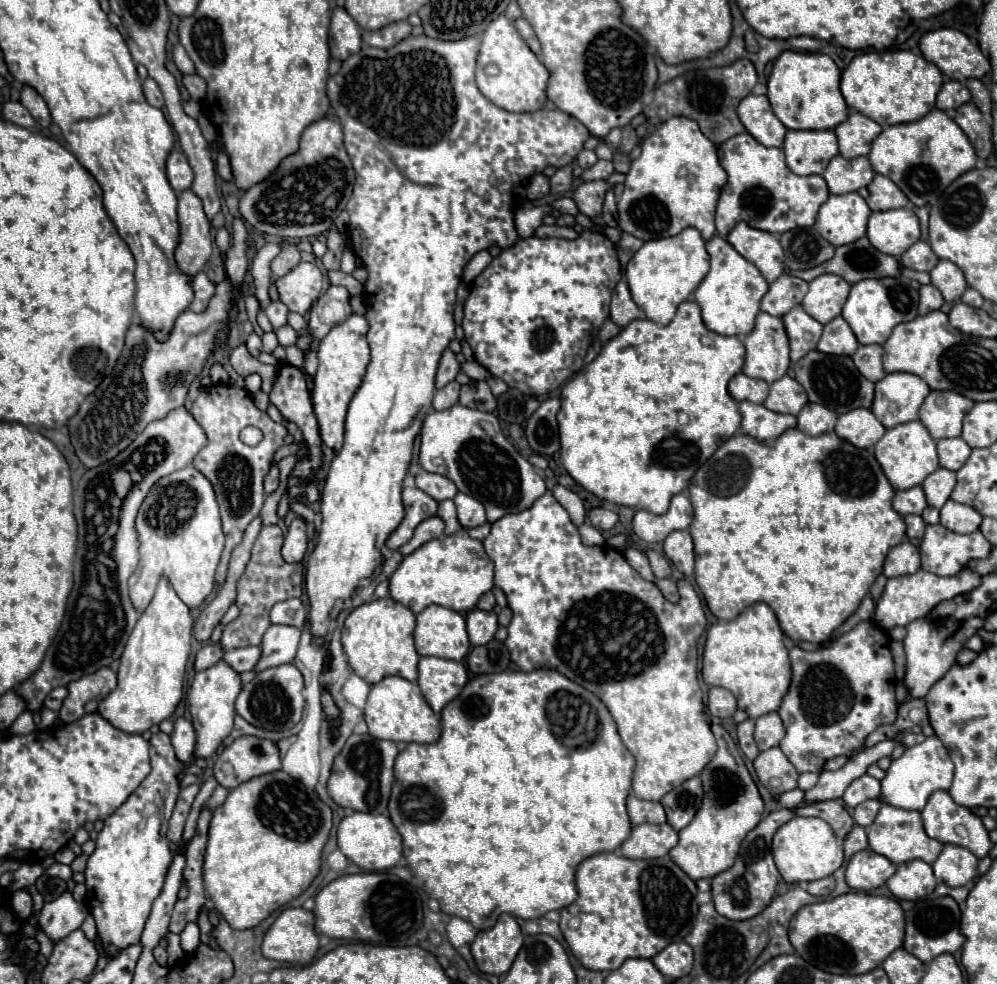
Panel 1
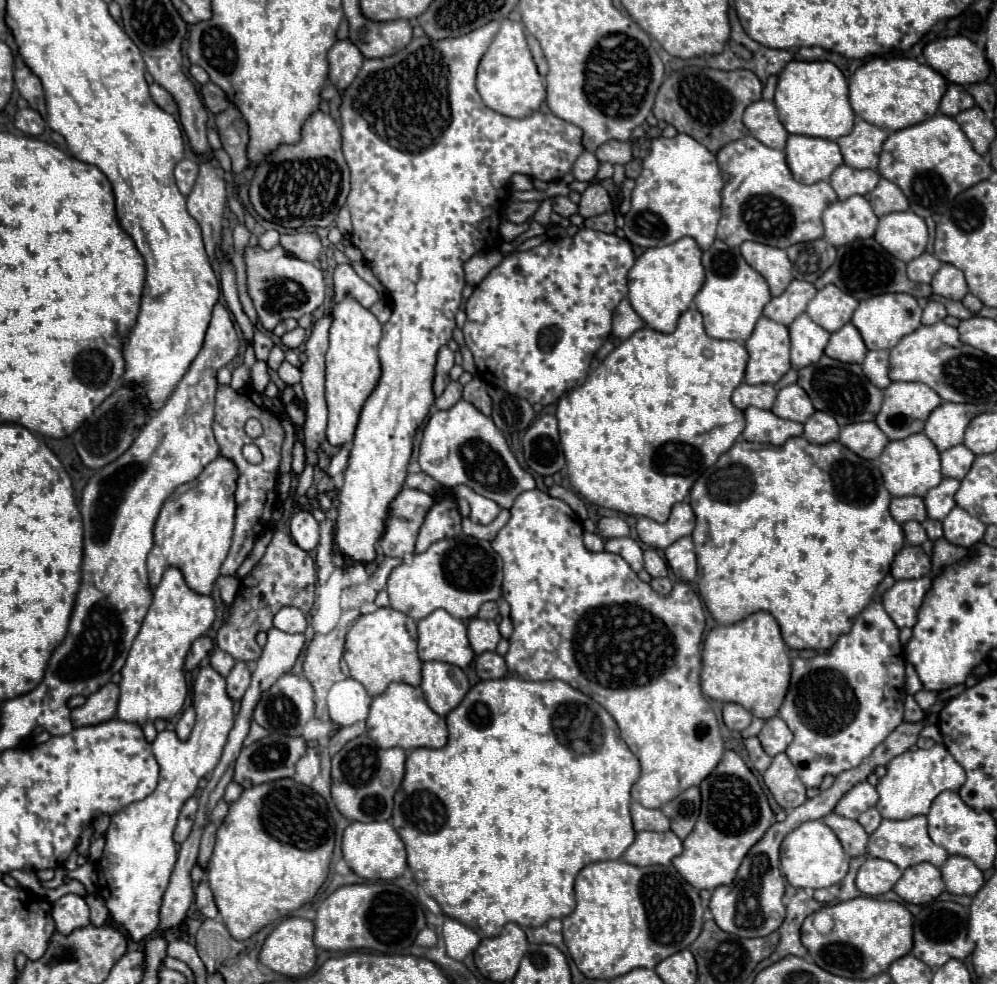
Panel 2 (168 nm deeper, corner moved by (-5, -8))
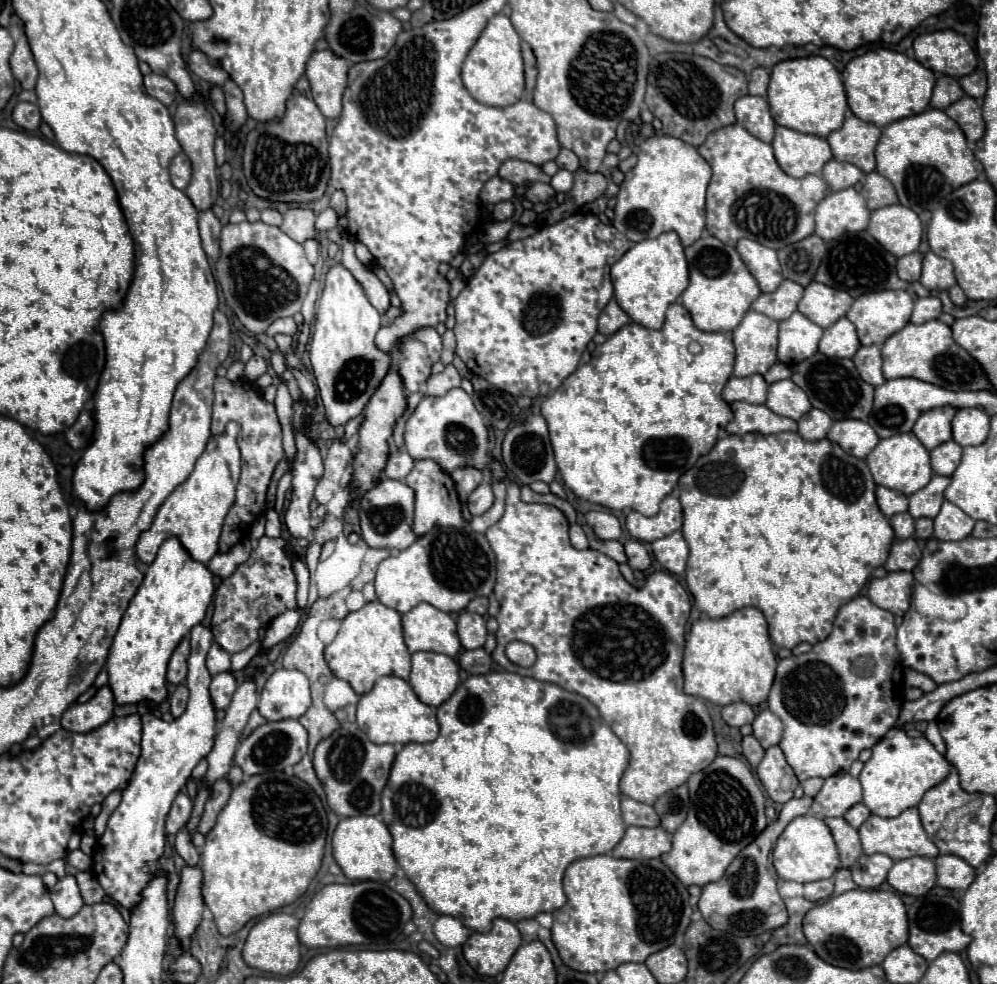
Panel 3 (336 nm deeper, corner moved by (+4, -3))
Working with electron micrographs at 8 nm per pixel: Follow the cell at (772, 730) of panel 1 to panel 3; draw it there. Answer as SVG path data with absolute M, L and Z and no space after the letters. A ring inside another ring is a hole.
M763 709L755 721L753 721L753 737L761 743L763 749L769 749L771 745L777 745L783 735L783 723L777 715L773 715L769 709Z

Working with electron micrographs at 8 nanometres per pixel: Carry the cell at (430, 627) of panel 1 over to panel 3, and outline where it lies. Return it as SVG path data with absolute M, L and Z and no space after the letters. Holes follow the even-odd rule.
M419 603L409 613L403 613L401 619L409 653L435 651L449 657L459 655L461 643L451 615L435 609L429 603Z

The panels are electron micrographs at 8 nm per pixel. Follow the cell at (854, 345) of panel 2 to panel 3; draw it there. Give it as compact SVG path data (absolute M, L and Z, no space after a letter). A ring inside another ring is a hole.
M841 317L835 325L827 327L819 341L819 351L823 355L833 355L839 359L853 357L859 347L861 347L861 343L857 339L855 325L847 317Z

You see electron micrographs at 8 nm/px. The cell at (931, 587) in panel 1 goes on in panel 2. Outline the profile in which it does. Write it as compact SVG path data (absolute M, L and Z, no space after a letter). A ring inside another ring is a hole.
M922 576L918 580L898 580L884 596L884 610L890 614L898 628L912 628L916 624L916 614L922 606L922 600L932 584L930 576Z

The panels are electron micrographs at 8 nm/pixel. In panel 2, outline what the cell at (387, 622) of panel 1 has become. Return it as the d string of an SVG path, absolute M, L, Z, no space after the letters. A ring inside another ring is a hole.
M390 606L360 616L346 634L344 660L350 668L350 678L362 682L372 698L382 694L390 682L420 686L422 662L416 652L416 622Z

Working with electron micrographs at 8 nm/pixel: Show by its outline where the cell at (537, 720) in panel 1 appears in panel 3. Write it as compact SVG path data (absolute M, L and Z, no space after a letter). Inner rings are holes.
M491 671L485 675L471 675L463 681L457 691L437 709L437 721L441 733L431 743L407 743L395 757L389 781L381 795L381 819L393 835L393 853L407 879L417 887L427 905L439 915L451 915L459 919L467 929L485 933L491 929L495 917L509 919L513 923L521 919L535 917L541 911L555 911L565 905L567 897L563 893L563 873L565 869L583 857L609 855L613 847L621 841L625 833L625 823L621 819L621 775L629 765L627 747L613 735L609 725L601 719L597 707L583 695L561 689L555 683L545 683L533 677L521 677L509 671Z

